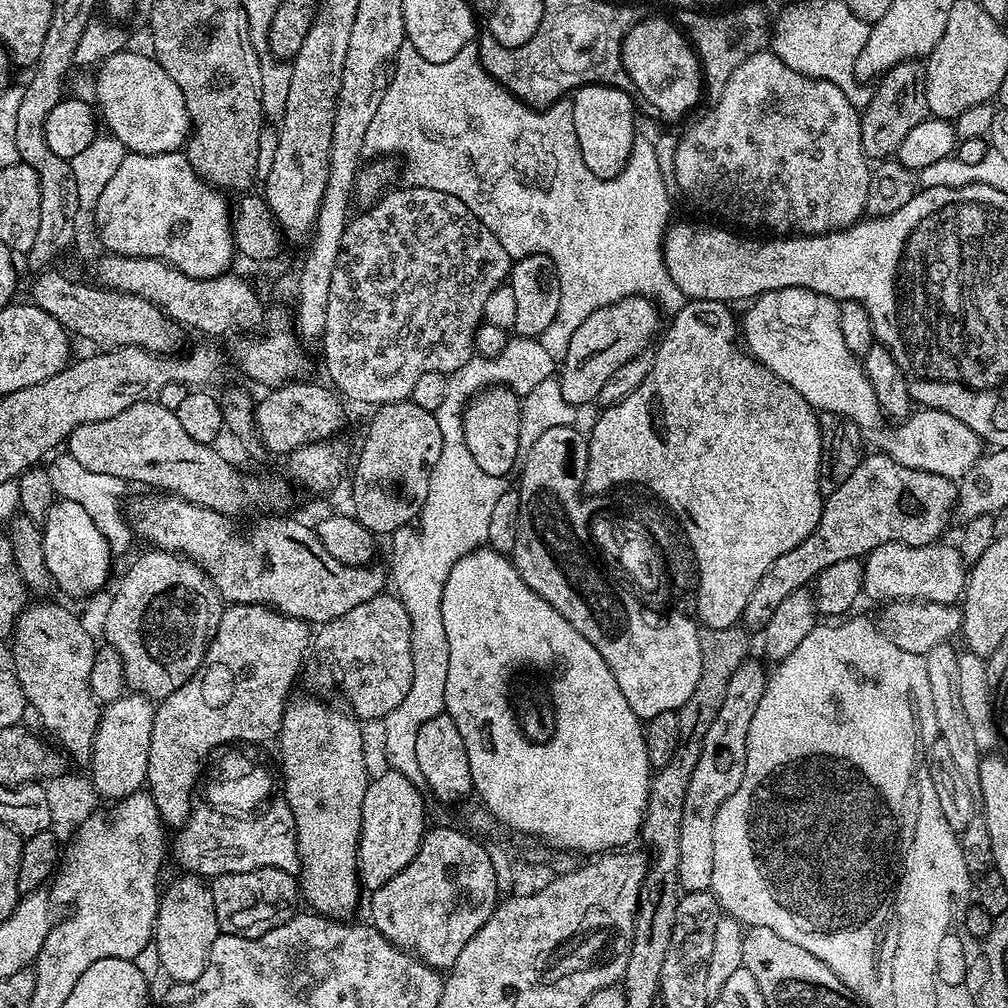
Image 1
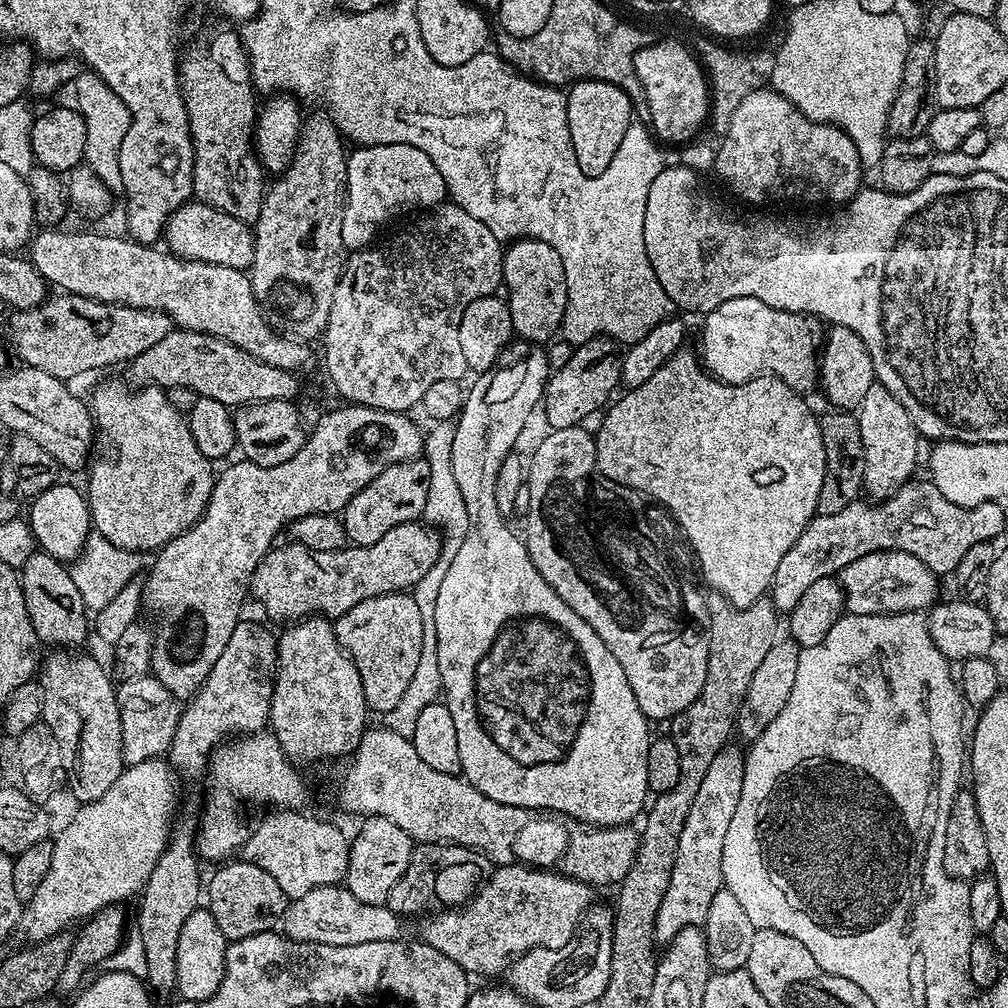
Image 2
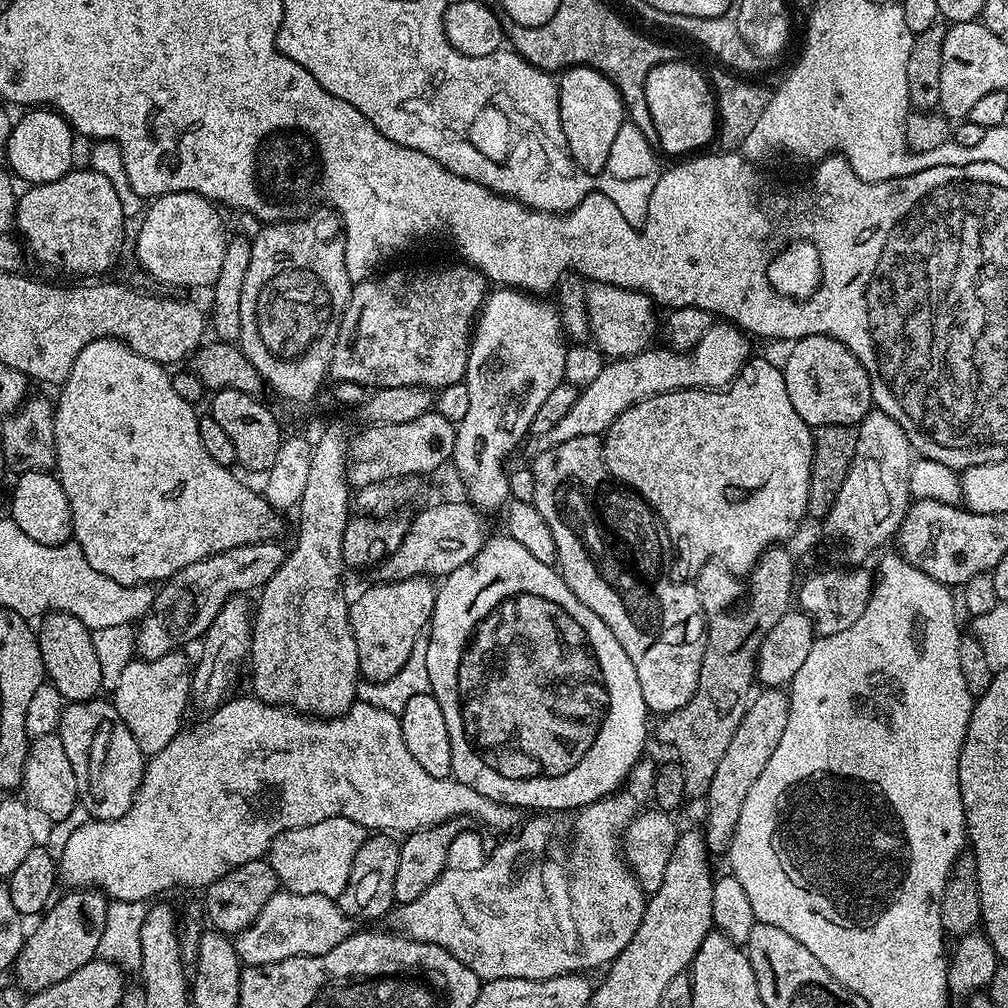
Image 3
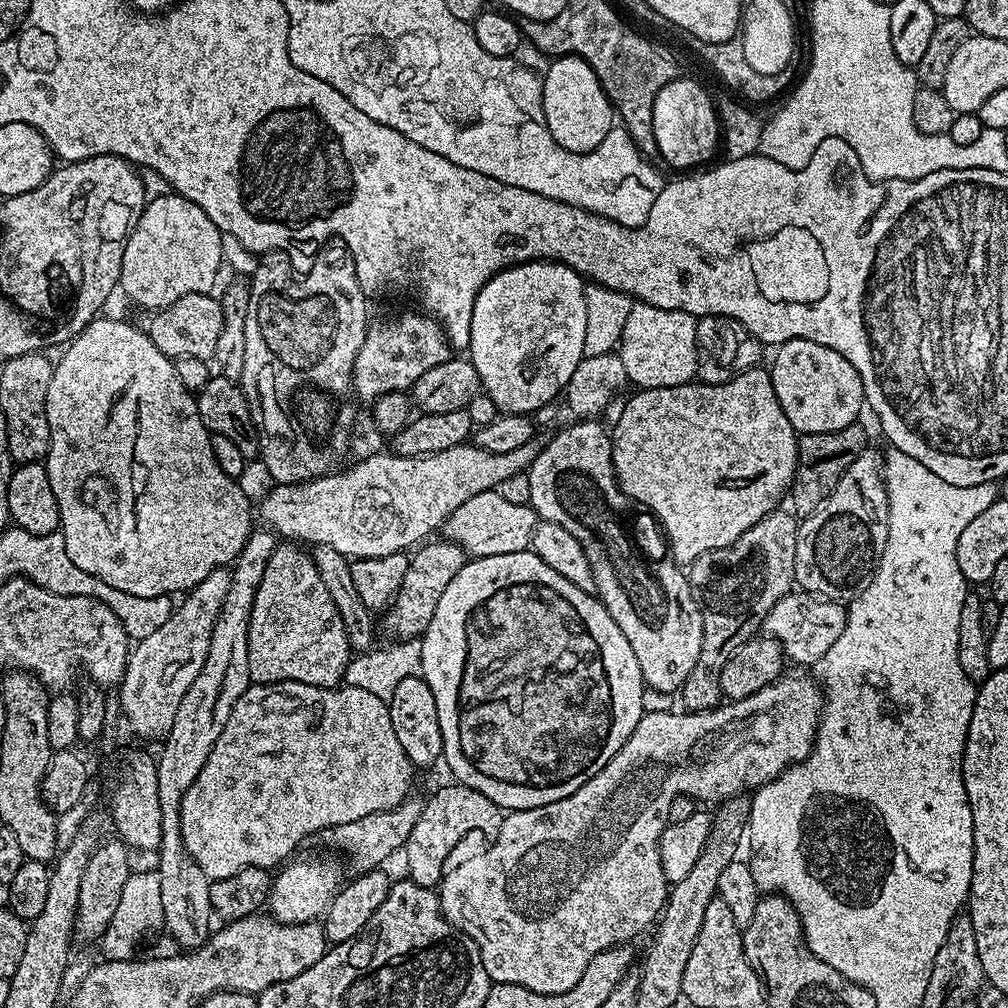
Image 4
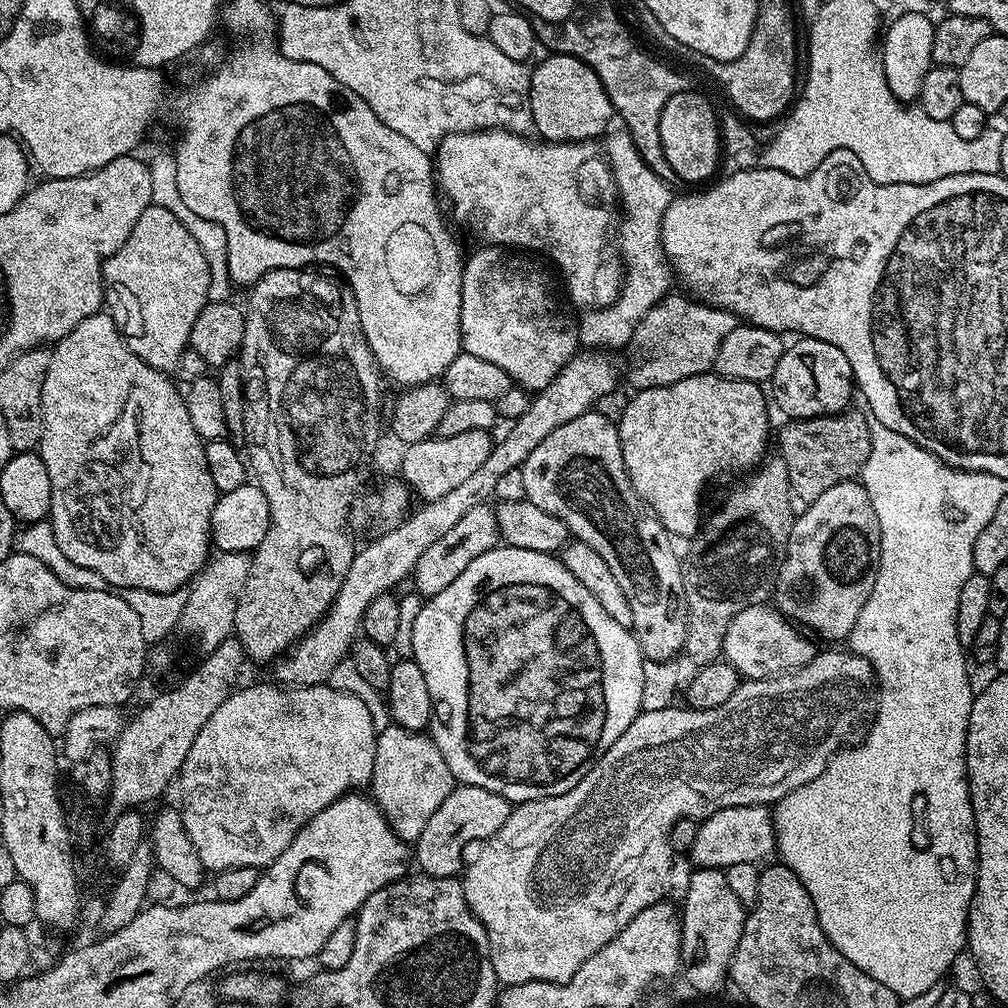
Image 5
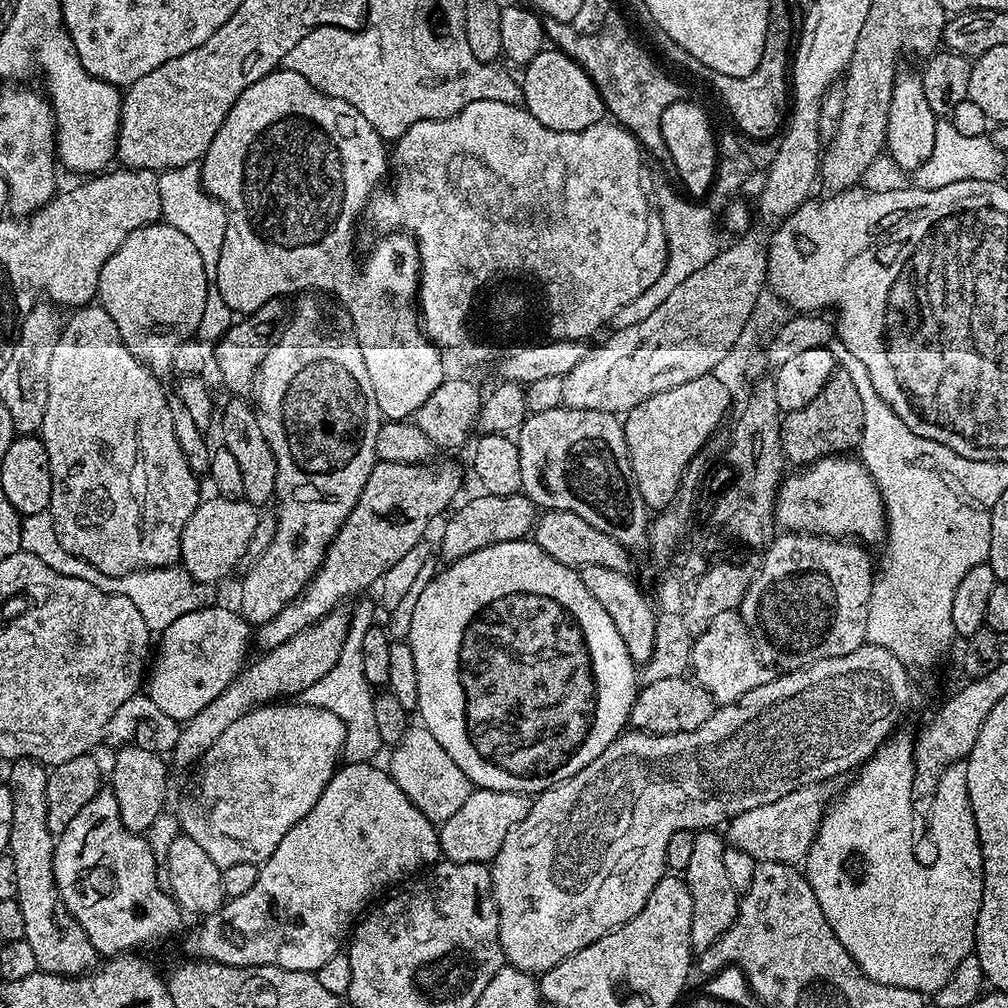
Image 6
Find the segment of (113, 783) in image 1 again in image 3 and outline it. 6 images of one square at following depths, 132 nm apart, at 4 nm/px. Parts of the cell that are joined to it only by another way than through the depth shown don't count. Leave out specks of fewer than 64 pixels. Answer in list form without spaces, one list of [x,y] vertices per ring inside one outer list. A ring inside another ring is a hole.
[[[177,650],[153,660],[132,659],[110,696],[111,703],[116,705],[116,713],[132,732],[133,738],[141,742],[152,740],[153,749],[163,748],[181,732],[180,719],[190,708],[190,660],[188,664],[184,654]]]

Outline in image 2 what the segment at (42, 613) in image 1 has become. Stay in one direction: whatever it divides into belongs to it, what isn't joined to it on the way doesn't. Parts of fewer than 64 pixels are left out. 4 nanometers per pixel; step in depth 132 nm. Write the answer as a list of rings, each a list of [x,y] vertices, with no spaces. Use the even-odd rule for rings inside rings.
[[[52,650],[43,657],[38,668],[38,682],[42,686],[42,698],[44,699],[43,722],[54,734],[58,742],[59,753],[62,758],[62,766],[67,772],[66,788],[72,791],[72,796],[80,804],[98,802],[114,782],[124,772],[126,767],[122,754],[122,722],[118,714],[118,702],[116,701],[117,685],[113,677],[106,669],[102,669],[89,654],[79,656],[76,650]]]

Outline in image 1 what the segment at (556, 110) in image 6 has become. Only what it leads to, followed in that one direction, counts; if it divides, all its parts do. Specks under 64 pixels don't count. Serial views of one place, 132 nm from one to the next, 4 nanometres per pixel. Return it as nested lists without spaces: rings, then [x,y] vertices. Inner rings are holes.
[[[584,84],[571,93],[570,99],[574,110],[574,134],[578,134],[582,162],[586,162],[590,174],[603,180],[613,180],[628,164],[638,138],[633,97],[608,84]]]

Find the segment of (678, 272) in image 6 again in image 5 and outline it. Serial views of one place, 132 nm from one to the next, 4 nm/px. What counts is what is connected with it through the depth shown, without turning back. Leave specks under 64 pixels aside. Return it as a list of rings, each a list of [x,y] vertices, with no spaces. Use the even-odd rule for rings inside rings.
[[[623,130],[609,131],[606,136],[607,140],[608,165],[612,167],[612,176],[616,180],[616,191],[622,201],[622,212],[624,208],[624,221],[621,224],[619,221],[618,232],[620,228],[620,252],[624,255],[624,268],[628,273],[623,273],[620,296],[613,304],[608,308],[589,308],[583,313],[584,324],[582,320],[582,328],[583,331],[584,328],[588,331],[588,336],[592,340],[612,340],[615,336],[620,335],[624,335],[624,338],[631,337],[639,320],[670,292],[673,287],[671,286],[672,280],[674,284],[671,263],[664,254],[664,247],[660,244],[662,218],[674,198],[674,193],[671,188],[666,186],[666,182],[662,182],[662,178],[658,178],[658,174],[654,174],[654,170],[650,170],[650,166],[646,166],[646,162],[642,162],[642,154],[638,154],[628,132]]]

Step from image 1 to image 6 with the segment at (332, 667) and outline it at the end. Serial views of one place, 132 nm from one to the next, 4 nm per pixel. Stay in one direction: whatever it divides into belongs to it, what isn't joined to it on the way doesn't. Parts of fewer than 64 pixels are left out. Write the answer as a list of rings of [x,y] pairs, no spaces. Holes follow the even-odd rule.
[[[479,494],[468,500],[448,520],[444,533],[438,542],[438,552],[451,562],[458,558],[466,558],[466,554],[474,554],[474,550],[482,550],[486,546],[494,546],[498,542],[523,540],[535,529],[538,519],[538,505],[523,494],[510,497],[496,497]]]

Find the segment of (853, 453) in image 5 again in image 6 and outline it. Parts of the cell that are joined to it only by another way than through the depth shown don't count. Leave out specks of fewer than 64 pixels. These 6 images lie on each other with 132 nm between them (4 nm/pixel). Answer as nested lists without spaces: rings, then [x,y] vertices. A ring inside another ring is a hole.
[[[837,367],[831,378],[818,390],[814,402],[806,402],[793,412],[783,413],[780,422],[780,441],[784,459],[792,466],[807,466],[827,456],[839,456],[859,449],[864,429],[862,398],[854,387],[854,378],[846,370]]]

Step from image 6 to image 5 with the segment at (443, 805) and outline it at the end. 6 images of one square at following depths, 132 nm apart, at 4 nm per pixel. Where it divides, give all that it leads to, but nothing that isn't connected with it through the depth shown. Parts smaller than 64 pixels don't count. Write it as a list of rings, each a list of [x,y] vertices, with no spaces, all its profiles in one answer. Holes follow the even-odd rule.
[[[393,723],[379,729],[370,792],[400,840],[415,842],[434,810],[450,798],[453,787],[450,766],[446,766],[446,758],[442,758],[442,750],[438,750],[431,735],[411,732]]]

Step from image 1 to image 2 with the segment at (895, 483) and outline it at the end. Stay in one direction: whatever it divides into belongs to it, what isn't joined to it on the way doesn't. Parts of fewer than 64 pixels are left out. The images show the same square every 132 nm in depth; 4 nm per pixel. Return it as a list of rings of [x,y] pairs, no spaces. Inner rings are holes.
[[[931,482],[903,484],[892,496],[879,502],[857,502],[838,510],[838,514],[815,515],[802,530],[798,542],[786,550],[778,570],[774,570],[770,603],[777,613],[790,614],[798,598],[818,578],[836,576],[843,568],[871,552],[914,554],[931,572],[955,573],[966,550],[978,542],[992,542],[1004,528],[1004,512],[995,500],[977,508],[954,506]]]

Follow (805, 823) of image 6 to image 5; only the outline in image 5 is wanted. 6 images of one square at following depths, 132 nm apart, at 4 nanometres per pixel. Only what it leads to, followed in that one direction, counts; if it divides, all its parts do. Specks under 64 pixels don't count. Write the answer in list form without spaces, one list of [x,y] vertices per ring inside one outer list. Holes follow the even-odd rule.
[[[765,805],[730,806],[726,810],[718,810],[705,820],[699,821],[698,838],[694,838],[694,846],[690,859],[696,868],[726,869],[738,866],[738,862],[750,862],[759,865],[760,860],[767,861],[768,855],[776,852],[776,826],[774,816]]]

